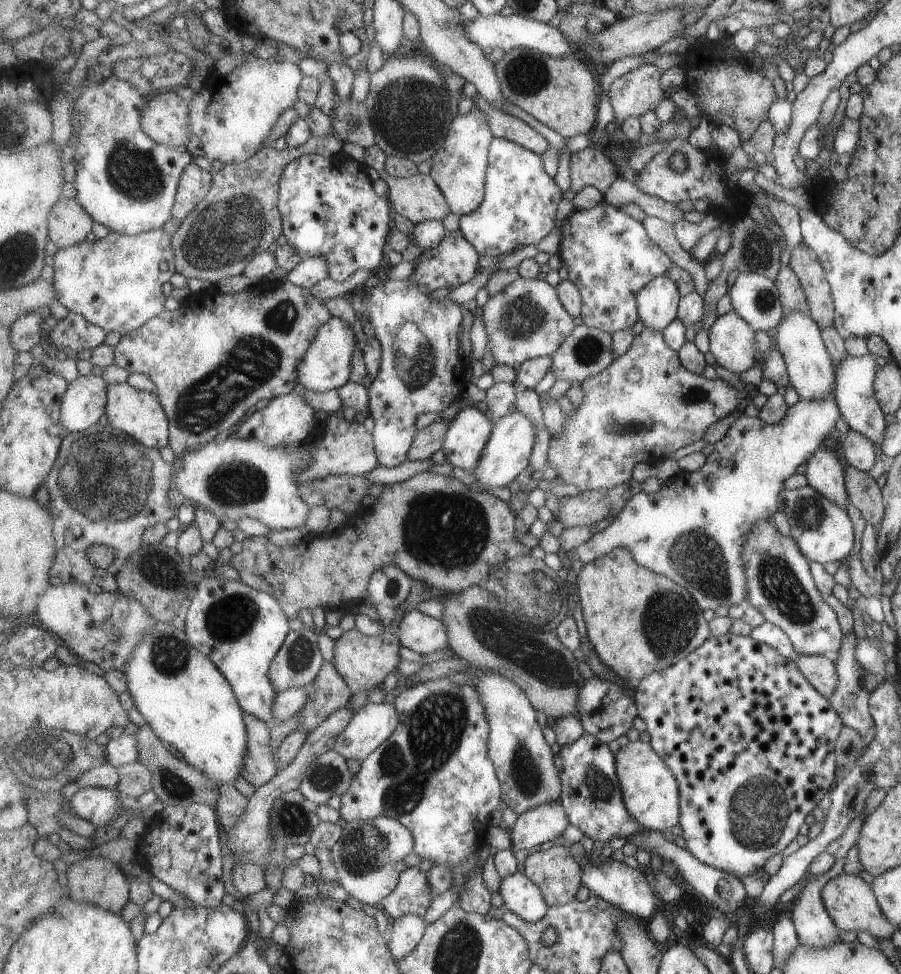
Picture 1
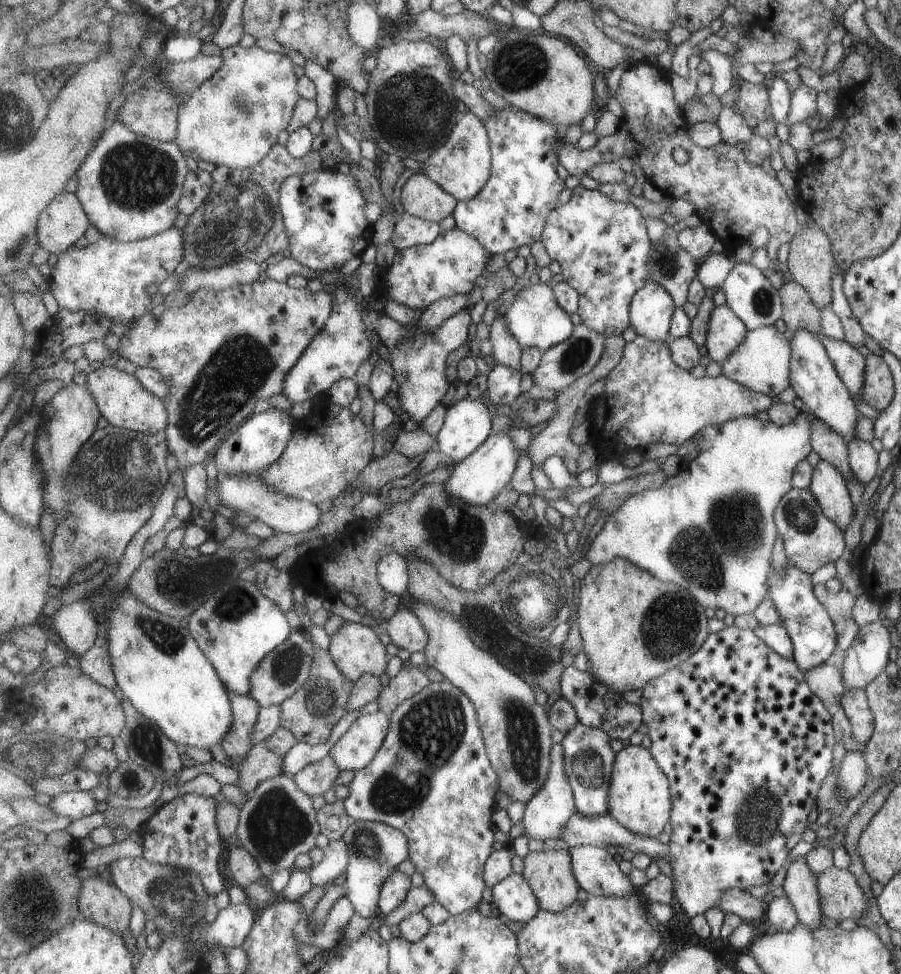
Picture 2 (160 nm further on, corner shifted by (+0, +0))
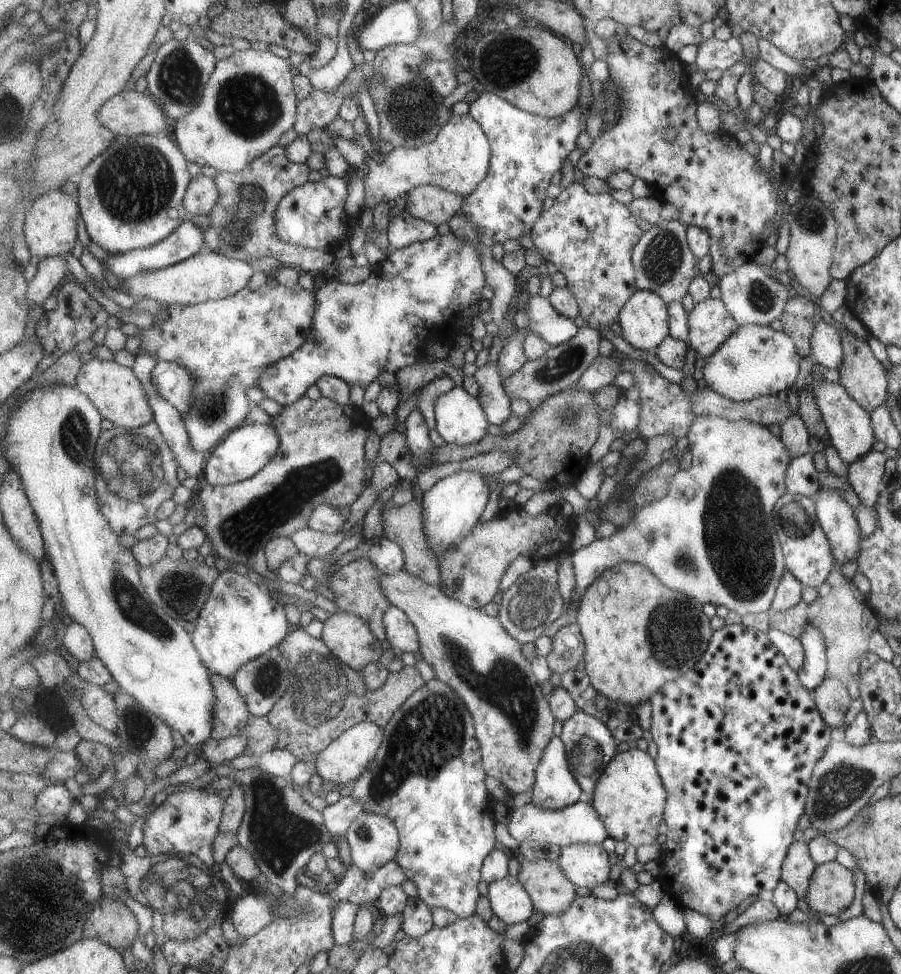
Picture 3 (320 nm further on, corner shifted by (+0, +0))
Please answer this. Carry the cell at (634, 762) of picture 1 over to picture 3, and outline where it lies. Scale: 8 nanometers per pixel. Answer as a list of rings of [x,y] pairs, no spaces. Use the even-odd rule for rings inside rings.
[[[631,748],[622,752],[619,751],[611,762],[605,767],[595,786],[594,797],[589,801],[592,807],[601,815],[607,827],[609,837],[620,840],[628,845],[642,847],[657,842],[659,836],[659,824],[664,820],[666,806],[668,803],[668,792],[665,788],[662,776],[658,772],[656,760],[651,758],[647,751],[639,748]]]

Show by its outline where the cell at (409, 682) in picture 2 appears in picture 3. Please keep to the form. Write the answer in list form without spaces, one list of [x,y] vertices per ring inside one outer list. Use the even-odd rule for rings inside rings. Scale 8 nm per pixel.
[[[301,626],[294,627],[279,646],[279,650],[289,659],[291,682],[285,694],[275,703],[267,715],[278,734],[275,748],[289,751],[296,757],[307,753],[317,755],[336,738],[343,735],[345,731],[362,722],[377,723],[384,730],[396,712],[404,706],[405,701],[416,690],[425,686],[425,680],[417,668],[402,666],[398,672],[388,672],[384,685],[372,691],[366,685],[363,670],[358,671],[339,660],[322,638],[311,636]]]

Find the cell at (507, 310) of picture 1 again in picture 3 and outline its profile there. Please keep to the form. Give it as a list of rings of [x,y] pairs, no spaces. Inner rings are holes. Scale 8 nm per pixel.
[[[533,295],[527,305],[527,314],[531,321],[527,332],[541,335],[552,347],[567,343],[580,334],[580,328],[574,319],[562,315],[551,304],[549,298]]]

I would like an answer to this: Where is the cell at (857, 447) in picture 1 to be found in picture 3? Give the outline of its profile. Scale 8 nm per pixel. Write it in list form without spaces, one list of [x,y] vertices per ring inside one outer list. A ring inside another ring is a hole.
[[[870,451],[869,454],[857,459],[847,467],[847,477],[858,501],[868,509],[874,507],[881,491],[881,476],[883,476],[883,464],[885,453]]]

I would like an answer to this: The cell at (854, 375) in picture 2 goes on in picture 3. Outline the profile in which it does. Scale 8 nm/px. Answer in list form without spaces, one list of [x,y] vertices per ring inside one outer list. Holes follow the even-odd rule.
[[[819,319],[814,324],[810,345],[815,363],[837,370],[842,365],[843,349],[840,334],[832,323]]]

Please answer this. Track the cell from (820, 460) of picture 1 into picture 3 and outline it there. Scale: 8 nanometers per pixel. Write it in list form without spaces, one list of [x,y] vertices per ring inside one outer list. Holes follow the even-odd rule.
[[[818,490],[815,509],[821,528],[824,529],[825,536],[828,537],[831,545],[833,558],[837,565],[842,566],[859,552],[860,532],[852,508],[844,500],[841,500],[836,492]]]

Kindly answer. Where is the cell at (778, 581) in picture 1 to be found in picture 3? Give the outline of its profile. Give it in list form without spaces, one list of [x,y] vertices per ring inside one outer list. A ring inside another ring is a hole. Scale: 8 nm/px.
[[[808,623],[804,628],[803,634],[798,638],[804,648],[804,664],[795,671],[799,674],[800,683],[811,693],[823,681],[825,672],[825,646],[819,636],[818,630]]]

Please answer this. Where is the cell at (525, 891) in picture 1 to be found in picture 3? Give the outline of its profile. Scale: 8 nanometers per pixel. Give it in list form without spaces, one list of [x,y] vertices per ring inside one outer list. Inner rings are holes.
[[[507,875],[489,884],[487,898],[495,916],[507,925],[525,922],[536,911],[532,896],[517,876]]]

